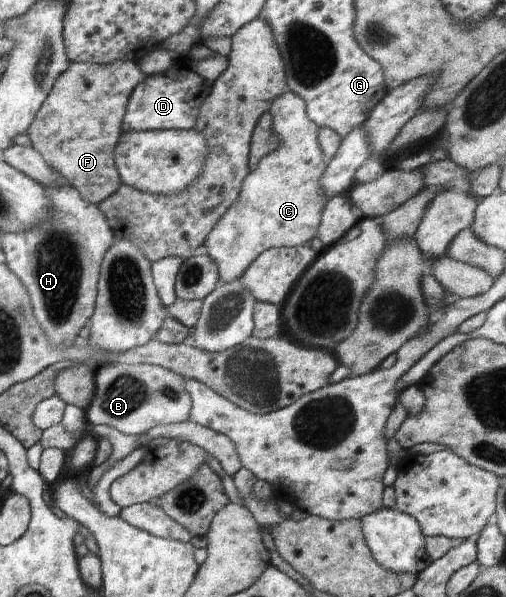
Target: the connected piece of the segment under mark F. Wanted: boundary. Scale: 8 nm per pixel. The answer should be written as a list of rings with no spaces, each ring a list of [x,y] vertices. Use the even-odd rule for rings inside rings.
[[[130,60],[109,64],[72,62],[56,79],[27,135],[43,161],[77,189],[84,201],[99,204],[121,186],[113,151],[122,132],[128,98],[147,76]]]

